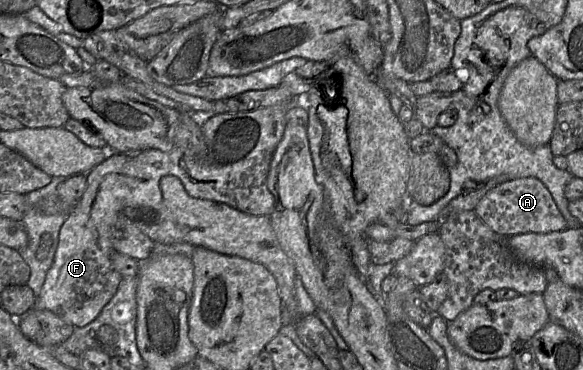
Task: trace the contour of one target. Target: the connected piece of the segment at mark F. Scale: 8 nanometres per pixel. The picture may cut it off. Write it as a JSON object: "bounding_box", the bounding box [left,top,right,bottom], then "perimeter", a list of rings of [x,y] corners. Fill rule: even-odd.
{"bounding_box":[34,97,297,327],"perimeter":[[[294,97],[285,103],[266,108],[206,115],[202,119],[201,126],[204,137],[203,148],[197,154],[186,154],[178,146],[167,152],[158,149],[123,154],[108,152],[104,162],[85,174],[86,191],[61,227],[54,261],[47,272],[34,308],[50,310],[75,327],[89,324],[100,314],[123,280],[111,261],[111,255],[115,252],[112,244],[113,227],[126,208],[157,211],[162,202],[160,180],[165,176],[179,178],[186,192],[192,197],[225,203],[254,216],[270,216],[275,208],[275,197],[267,186],[270,163],[283,137],[287,112],[296,103],[297,98]]]}

